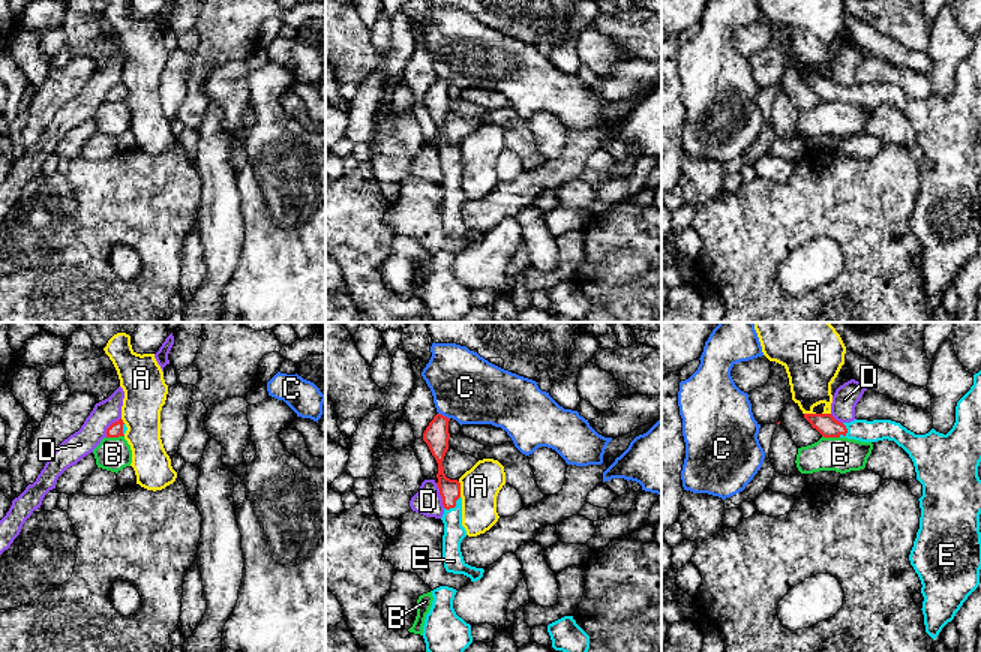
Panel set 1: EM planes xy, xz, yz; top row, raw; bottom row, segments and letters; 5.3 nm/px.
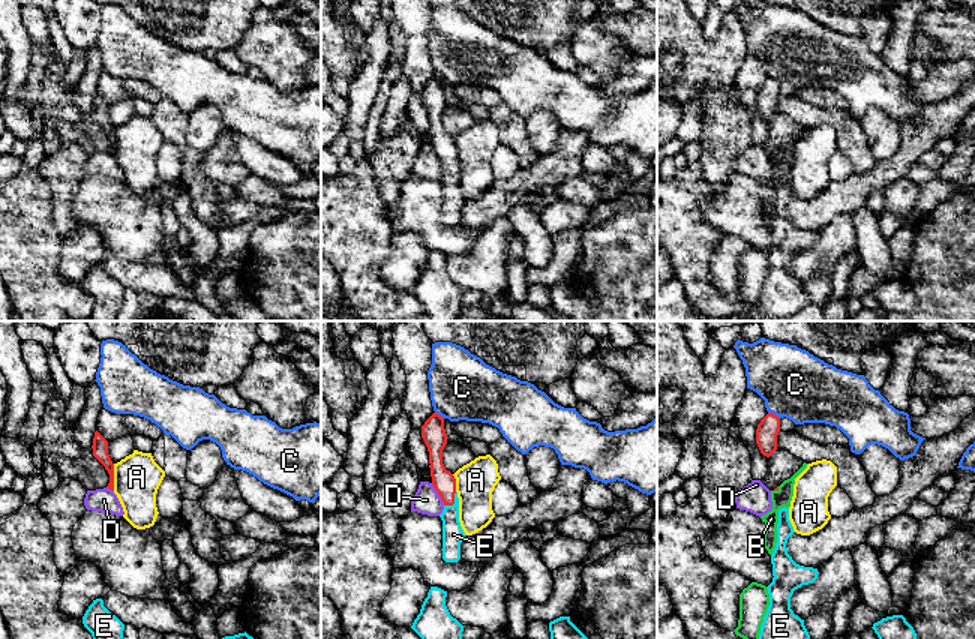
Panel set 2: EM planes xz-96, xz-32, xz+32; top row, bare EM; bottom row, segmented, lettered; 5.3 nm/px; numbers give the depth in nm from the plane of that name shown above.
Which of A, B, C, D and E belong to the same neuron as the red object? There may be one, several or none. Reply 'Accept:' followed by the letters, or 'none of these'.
Accept: E

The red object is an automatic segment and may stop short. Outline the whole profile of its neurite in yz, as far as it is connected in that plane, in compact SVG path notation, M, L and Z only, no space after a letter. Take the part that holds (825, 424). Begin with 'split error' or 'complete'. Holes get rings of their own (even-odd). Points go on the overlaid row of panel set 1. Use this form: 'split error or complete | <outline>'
split error | M981 370L974 375L974 385L957 402L956 423L944 435L932 429L915 435L891 420L854 420L840 423L831 414L804 414L804 418L824 438L848 438L861 442L894 441L914 462L916 480L922 484L920 501L920 529L909 555L910 565L921 580L926 633L934 640L951 622L968 597L980 585L981 570Z

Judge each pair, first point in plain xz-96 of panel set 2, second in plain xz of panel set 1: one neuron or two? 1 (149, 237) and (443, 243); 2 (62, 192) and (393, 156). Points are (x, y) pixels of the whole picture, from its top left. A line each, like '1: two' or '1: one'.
1: one
2: one

